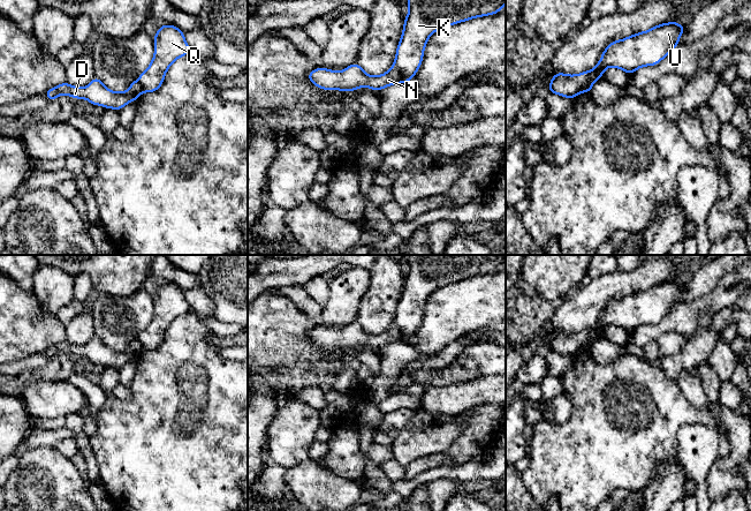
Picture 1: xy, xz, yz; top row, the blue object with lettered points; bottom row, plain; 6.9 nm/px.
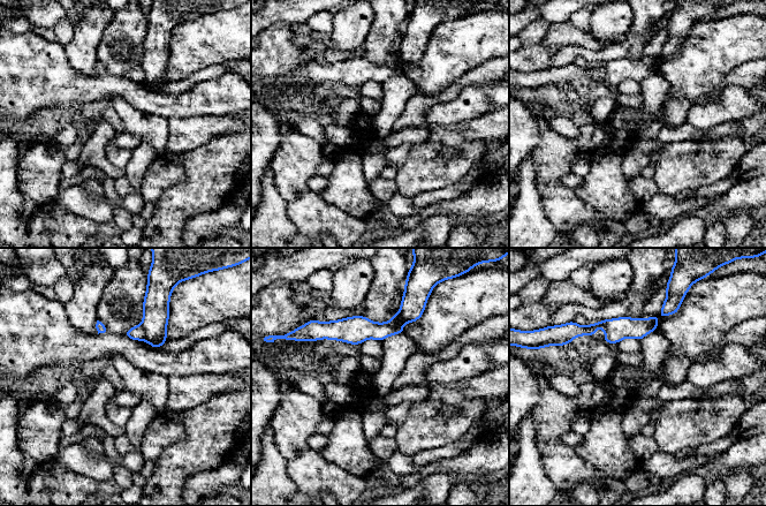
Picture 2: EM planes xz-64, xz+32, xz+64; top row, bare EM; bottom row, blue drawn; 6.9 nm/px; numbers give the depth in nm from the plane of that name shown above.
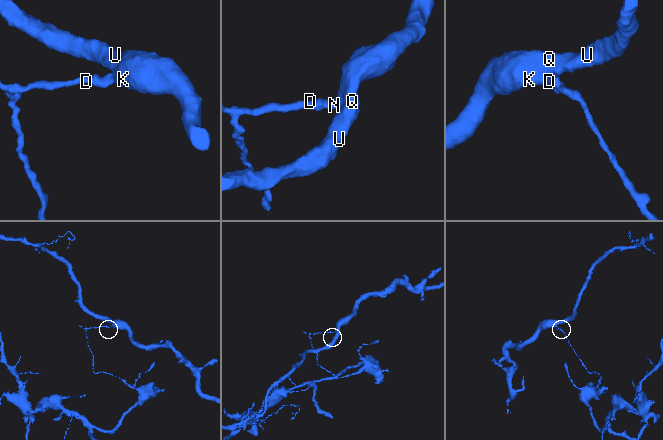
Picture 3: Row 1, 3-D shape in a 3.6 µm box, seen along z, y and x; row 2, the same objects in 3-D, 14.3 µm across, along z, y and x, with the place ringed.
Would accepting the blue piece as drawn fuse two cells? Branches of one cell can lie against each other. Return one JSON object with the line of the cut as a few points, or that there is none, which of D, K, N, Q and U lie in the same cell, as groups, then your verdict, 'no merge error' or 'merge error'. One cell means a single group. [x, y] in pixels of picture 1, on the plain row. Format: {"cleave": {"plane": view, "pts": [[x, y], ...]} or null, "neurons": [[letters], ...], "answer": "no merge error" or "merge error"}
{"cleave": {"plane": "xz", "pts": [[394, 323], [401, 333], [402, 340]]}, "neurons": [["D", "N"], ["K", "Q", "U"]], "answer": "merge error"}

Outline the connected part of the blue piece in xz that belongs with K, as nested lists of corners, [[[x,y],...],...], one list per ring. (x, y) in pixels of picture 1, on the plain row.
[[[407,255],[409,271],[396,306],[394,324],[407,343],[423,321],[430,294],[453,283],[494,273],[506,263],[506,255]]]

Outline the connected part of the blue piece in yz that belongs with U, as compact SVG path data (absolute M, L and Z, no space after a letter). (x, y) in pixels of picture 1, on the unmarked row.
M674 279L615 299L605 307L600 320L592 329L577 333L556 331L549 340L548 351L572 358L585 343L601 337L608 325L620 326L630 333L640 325L658 323L680 302L685 286Z

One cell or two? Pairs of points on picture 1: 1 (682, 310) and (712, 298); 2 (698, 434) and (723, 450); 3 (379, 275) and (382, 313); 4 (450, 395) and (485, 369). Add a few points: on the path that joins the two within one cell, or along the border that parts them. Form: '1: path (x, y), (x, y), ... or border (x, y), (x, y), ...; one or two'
1: path (689, 310), (699, 305), (705, 305); one
2: border (717, 430), (719, 435), (718, 458); two
3: path (382, 284), (382, 303); one
4: border (493, 374), (480, 377); two

